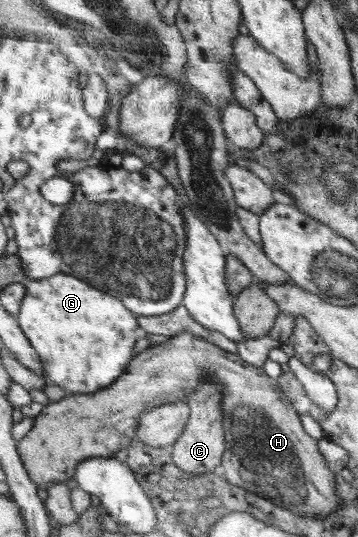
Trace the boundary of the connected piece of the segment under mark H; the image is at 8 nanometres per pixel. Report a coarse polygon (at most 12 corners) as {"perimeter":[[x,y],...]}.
{"perimeter":[[192,333],[108,389],[44,406],[16,444],[40,490],[116,455],[143,413],[224,387],[221,466],[296,516],[334,476],[277,379]]}

